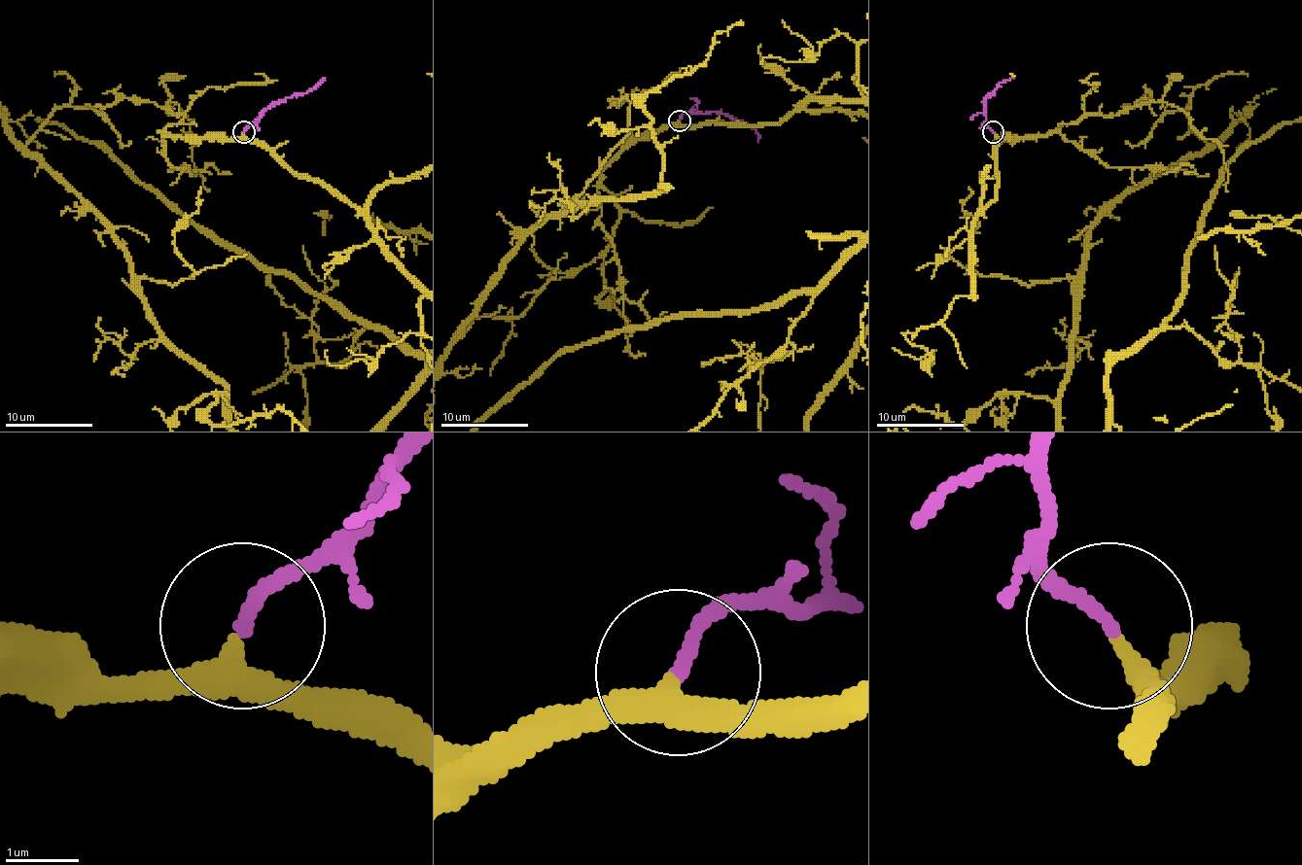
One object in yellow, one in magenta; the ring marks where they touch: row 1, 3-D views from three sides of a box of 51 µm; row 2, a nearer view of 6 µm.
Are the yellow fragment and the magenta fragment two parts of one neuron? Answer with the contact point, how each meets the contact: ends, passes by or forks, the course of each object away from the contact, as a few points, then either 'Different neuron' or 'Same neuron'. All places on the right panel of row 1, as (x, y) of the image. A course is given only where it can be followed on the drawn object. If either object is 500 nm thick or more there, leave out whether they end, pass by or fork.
Place: (993, 131). At the ring yellow passes by. At the ring magenta ends. Course of magenta: (993, 132), (986, 125), (984, 99), (1003, 83), (1014, 78). Same neuron

